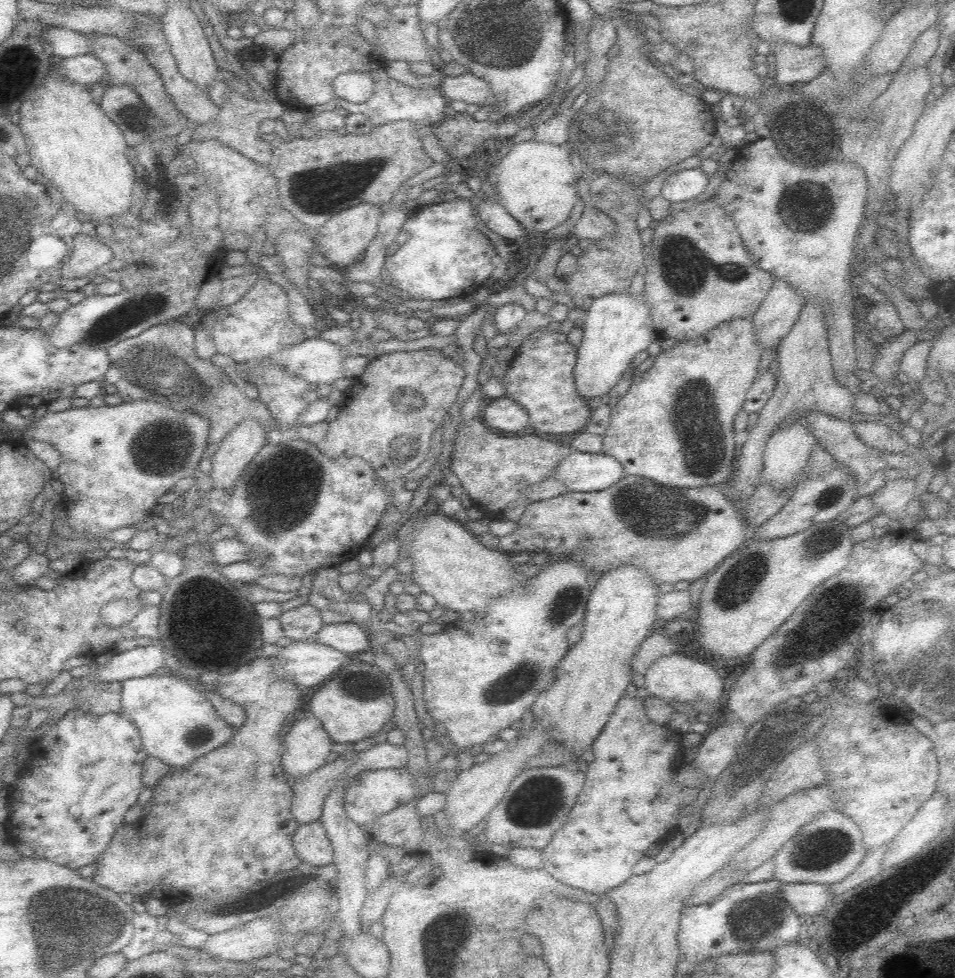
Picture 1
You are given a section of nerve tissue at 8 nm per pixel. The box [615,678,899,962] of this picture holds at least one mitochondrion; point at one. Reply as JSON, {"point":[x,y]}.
{"point":[827,847]}

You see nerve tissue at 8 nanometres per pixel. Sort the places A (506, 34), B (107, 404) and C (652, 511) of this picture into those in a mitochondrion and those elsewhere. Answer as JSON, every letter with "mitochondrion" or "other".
{"A":"mitochondrion","B":"other","C":"mitochondrion"}

